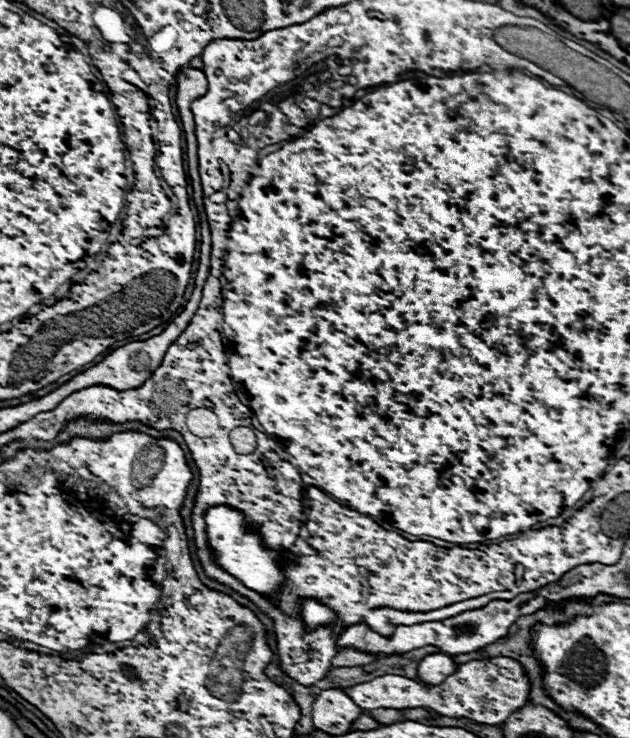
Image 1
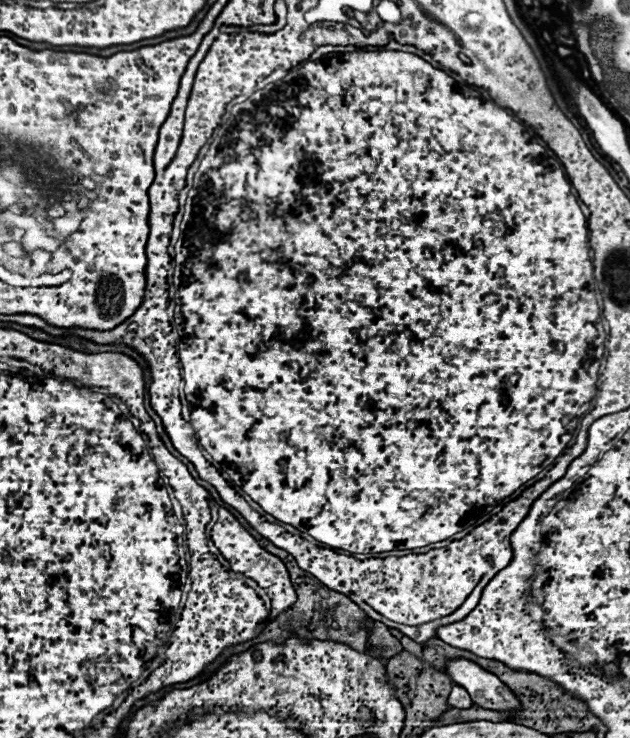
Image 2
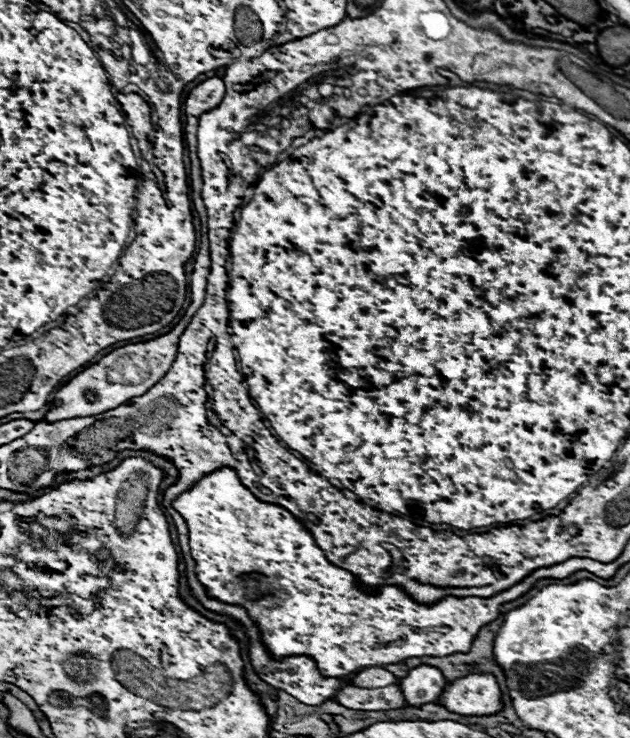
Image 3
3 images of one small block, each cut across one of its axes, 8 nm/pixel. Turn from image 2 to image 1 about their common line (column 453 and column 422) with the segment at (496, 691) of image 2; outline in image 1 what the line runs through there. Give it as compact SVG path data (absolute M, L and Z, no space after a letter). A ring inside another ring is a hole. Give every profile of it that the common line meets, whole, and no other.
M428 654L426 658L422 658L422 666L418 668L418 678L426 684L442 684L450 674L454 674L458 670L458 666L454 664L452 656L448 654Z

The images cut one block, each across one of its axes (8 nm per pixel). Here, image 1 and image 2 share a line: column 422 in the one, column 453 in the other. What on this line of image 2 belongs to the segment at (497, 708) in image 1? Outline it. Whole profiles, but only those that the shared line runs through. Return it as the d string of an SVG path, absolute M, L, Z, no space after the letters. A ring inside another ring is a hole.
M454 686L450 692L450 696L448 696L448 704L452 708L464 710L464 708L470 708L472 706L472 700L470 700L468 692L462 686Z

